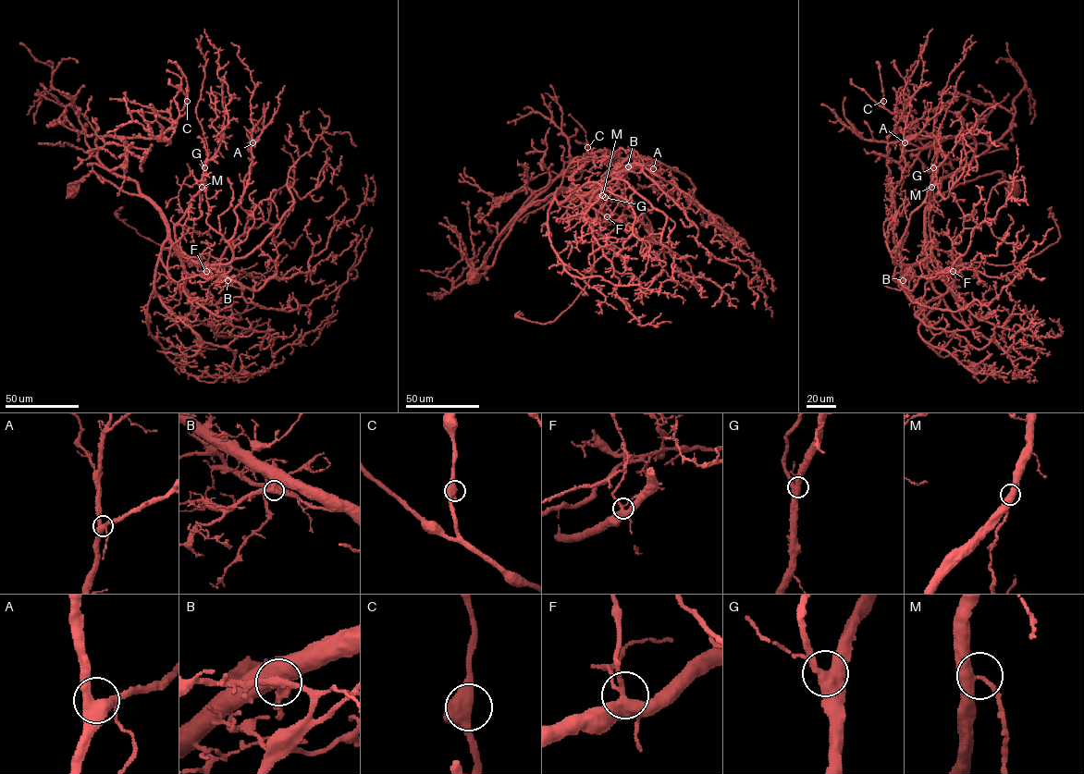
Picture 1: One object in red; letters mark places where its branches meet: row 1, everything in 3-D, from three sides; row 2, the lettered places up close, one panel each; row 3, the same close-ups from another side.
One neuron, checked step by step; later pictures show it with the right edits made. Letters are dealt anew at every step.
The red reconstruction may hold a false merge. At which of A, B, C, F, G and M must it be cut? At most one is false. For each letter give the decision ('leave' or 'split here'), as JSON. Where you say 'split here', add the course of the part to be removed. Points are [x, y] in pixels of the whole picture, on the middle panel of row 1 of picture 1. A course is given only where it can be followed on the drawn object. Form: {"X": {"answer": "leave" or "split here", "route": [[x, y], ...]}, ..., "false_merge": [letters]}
{"A": {"answer": "leave"}, "B": {"answer": "split here", "route": [[628, 166], [598, 212], [592, 237], [594, 265], [583, 290], [554, 321], [540, 324], [515, 315], [523, 315]]}, "C": {"answer": "leave"}, "F": {"answer": "leave"}, "G": {"answer": "leave"}, "M": {"answer": "leave"}, "false_merge": ["B"]}

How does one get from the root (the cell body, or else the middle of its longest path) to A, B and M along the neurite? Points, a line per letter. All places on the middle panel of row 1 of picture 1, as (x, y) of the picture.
A: (472, 276), (493, 264), (514, 221), (535, 202), (561, 189), (588, 194), (633, 155), (630, 151), (653, 168)
B: (472, 276), (478, 269), (493, 264), (514, 221), (535, 202), (561, 189), (588, 195), (628, 166)
M: (472, 276), (493, 264), (514, 221), (535, 202), (561, 189), (602, 195)

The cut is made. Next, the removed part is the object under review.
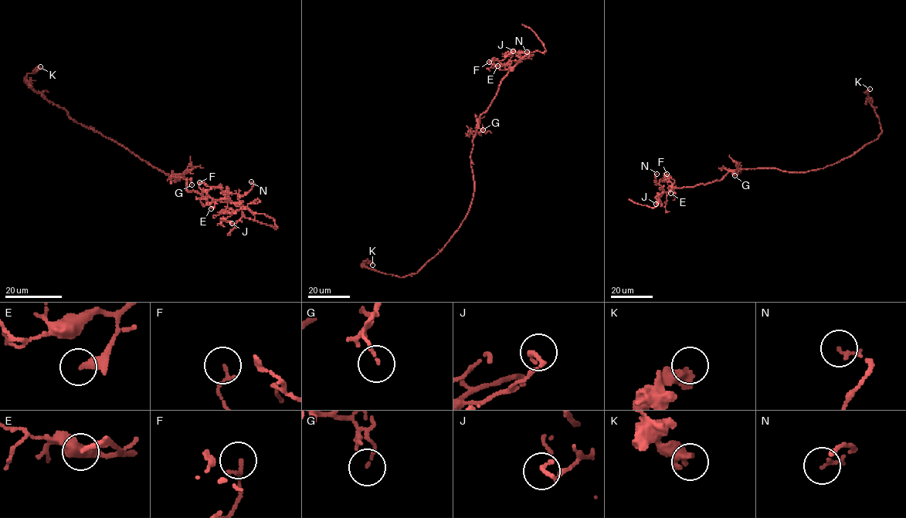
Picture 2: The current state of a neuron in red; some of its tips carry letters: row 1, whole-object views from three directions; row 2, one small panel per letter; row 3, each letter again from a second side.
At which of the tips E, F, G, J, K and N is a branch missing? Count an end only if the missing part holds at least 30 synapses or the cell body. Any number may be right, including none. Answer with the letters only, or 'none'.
none

